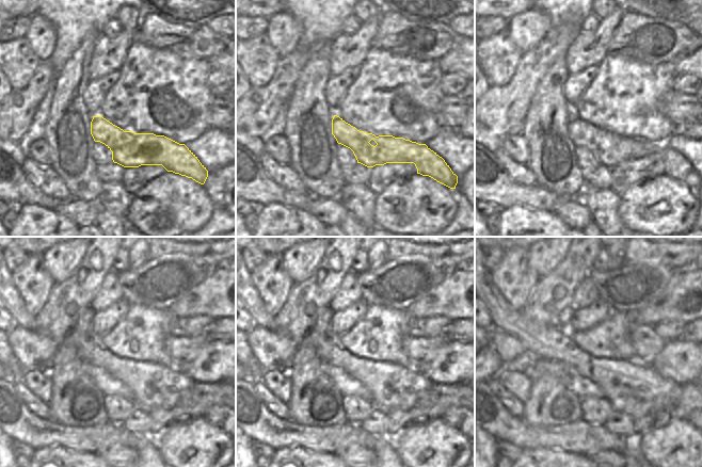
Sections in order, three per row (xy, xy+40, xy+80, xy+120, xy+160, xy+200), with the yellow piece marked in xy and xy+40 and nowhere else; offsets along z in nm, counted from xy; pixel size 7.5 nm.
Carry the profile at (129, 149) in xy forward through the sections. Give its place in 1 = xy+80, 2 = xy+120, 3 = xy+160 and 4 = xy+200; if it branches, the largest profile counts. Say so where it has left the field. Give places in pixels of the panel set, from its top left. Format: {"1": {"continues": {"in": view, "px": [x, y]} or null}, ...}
{"1": {"continues": {"in": "xy+80", "px": [676, 166]}}, "2": {"continues": {"in": "xy+120", "px": [213, 415]}}, "3": {"continues": {"in": "xy+160", "px": [452, 416]}}, "4": {"continues": {"in": "xy+200", "px": [691, 417]}}}

